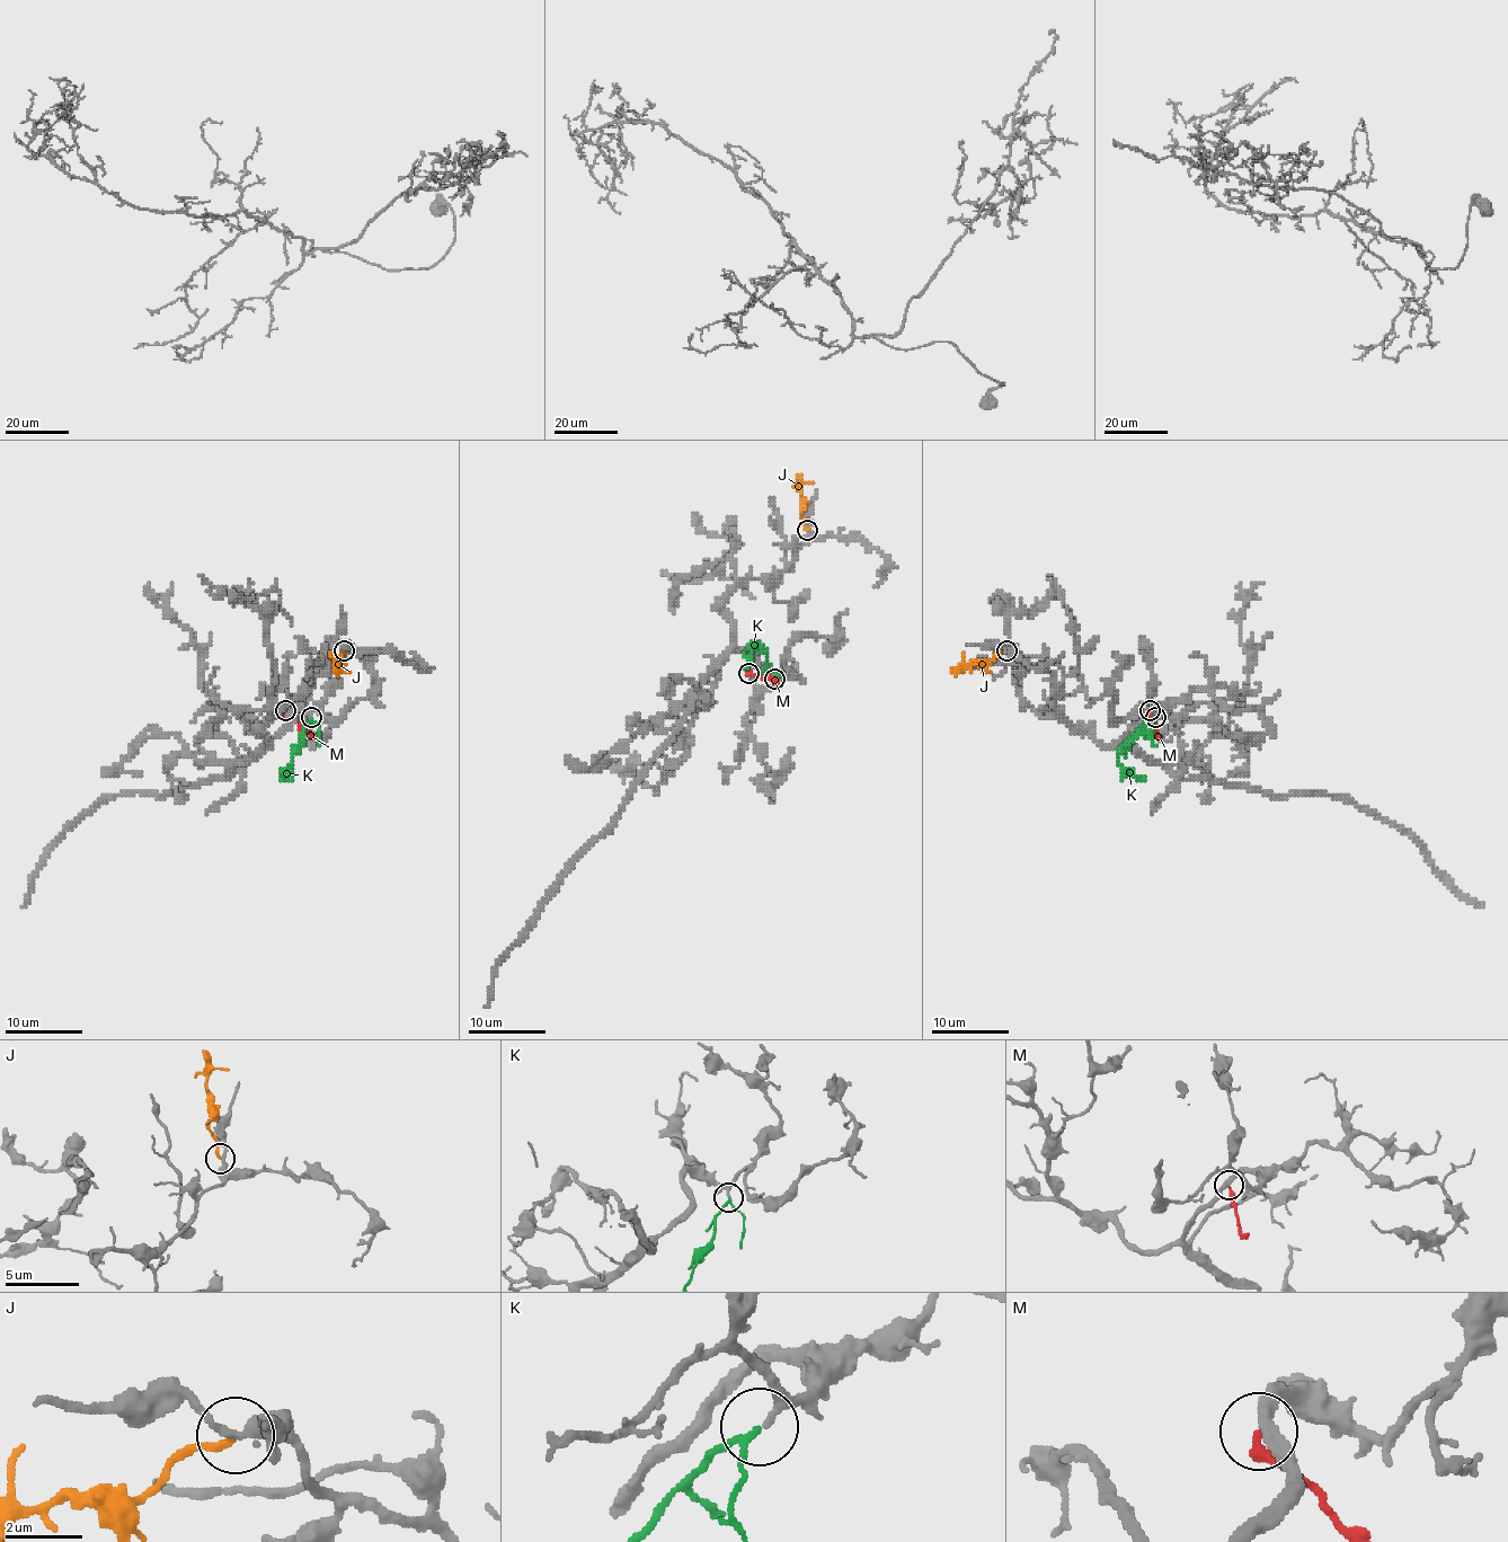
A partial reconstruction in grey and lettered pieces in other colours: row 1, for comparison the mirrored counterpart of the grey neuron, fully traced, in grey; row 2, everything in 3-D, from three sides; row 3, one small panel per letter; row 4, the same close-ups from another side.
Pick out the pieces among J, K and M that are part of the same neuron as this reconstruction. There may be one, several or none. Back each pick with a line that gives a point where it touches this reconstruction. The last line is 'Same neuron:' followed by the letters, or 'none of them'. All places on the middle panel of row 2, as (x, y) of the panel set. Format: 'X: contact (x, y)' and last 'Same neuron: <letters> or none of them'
K: contact (774, 679)
Same neuron: K

